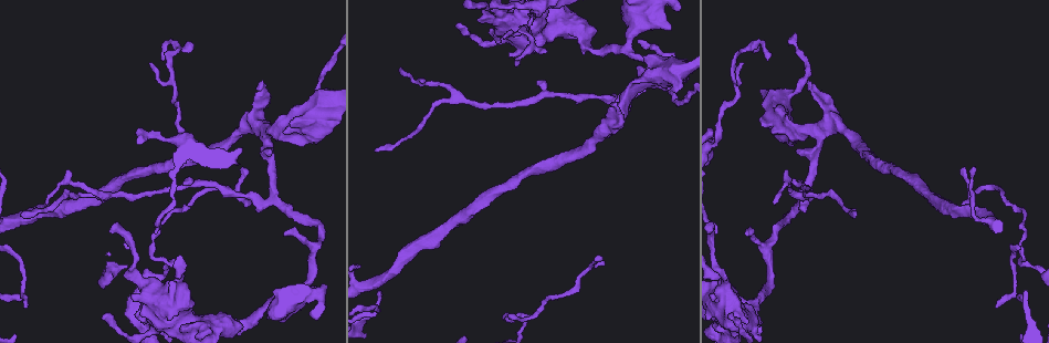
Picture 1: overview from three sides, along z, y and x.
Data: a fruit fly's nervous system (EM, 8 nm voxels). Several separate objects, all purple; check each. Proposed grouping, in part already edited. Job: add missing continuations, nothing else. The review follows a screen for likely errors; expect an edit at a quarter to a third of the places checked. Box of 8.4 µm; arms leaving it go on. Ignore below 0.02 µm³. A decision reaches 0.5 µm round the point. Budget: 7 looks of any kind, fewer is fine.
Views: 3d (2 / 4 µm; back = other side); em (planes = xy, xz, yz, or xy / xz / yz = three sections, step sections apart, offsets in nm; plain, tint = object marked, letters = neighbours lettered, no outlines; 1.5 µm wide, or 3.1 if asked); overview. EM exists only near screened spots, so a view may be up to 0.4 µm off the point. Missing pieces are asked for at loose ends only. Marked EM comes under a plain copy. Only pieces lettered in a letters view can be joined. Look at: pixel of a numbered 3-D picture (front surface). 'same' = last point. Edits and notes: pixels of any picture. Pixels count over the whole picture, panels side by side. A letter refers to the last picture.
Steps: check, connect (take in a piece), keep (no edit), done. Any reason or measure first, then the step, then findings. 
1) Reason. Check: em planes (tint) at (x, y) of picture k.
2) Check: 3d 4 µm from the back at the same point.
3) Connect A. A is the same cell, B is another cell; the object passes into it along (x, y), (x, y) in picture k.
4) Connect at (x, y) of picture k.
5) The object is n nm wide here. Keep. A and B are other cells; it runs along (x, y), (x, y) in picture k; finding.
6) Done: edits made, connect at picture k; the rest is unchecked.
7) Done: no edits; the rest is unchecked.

An open end. Check: em xz step 8 (tint) at (615, 105) of picture 1.

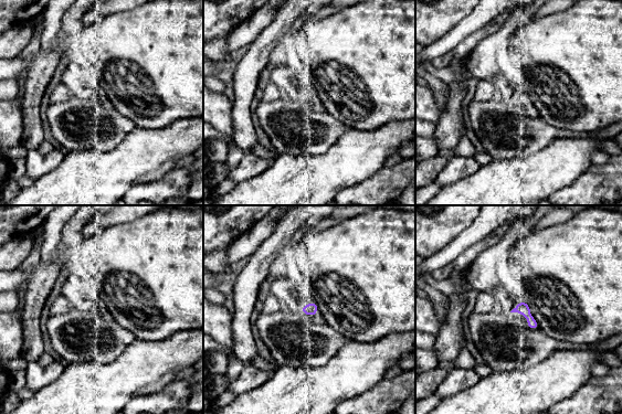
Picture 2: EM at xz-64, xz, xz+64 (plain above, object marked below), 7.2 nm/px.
Cut it another way. Check: em yz step 8 (letters) at the same point.

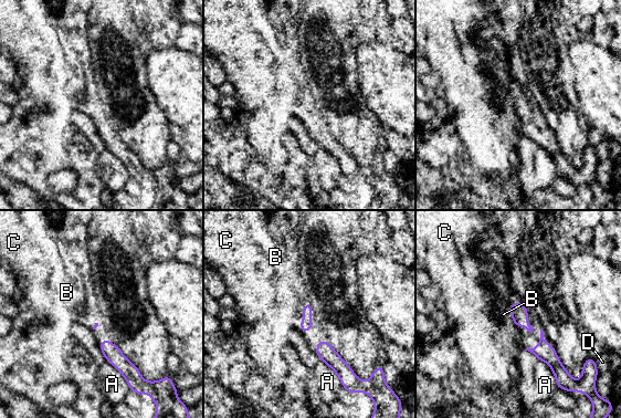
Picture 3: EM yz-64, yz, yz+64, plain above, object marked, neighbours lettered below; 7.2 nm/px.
The longest contact is with A, 240 nm. Connect B. B is the same cell, A, C and D are other cells; it goes on there.

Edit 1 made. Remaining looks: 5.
Check: overview.

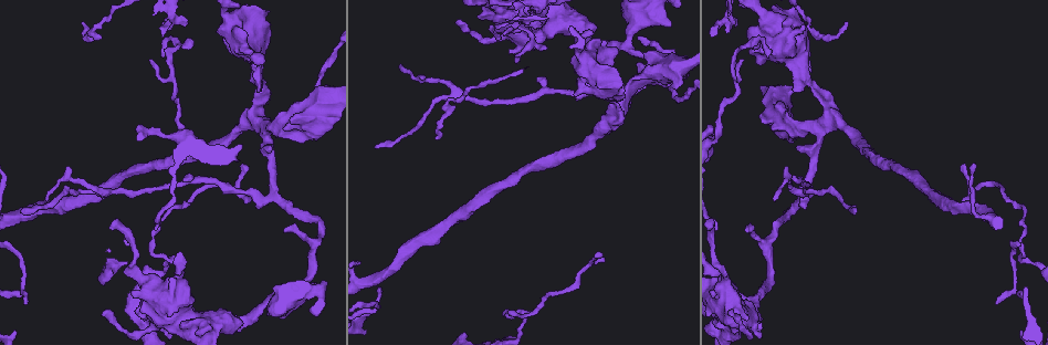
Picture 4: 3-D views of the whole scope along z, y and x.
Branch stops here. Check: 3d 2 µm at (150, 61) of picture 4.

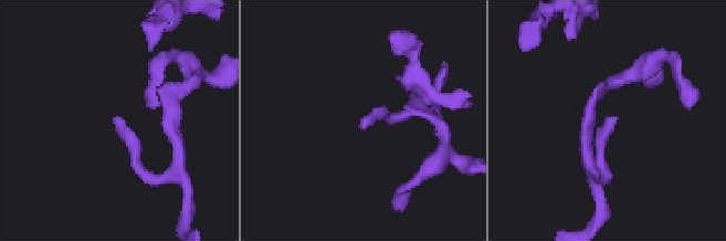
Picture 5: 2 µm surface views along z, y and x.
Now the EM. Check: em yz step 8 (letters) at (362, 123) of picture 5.

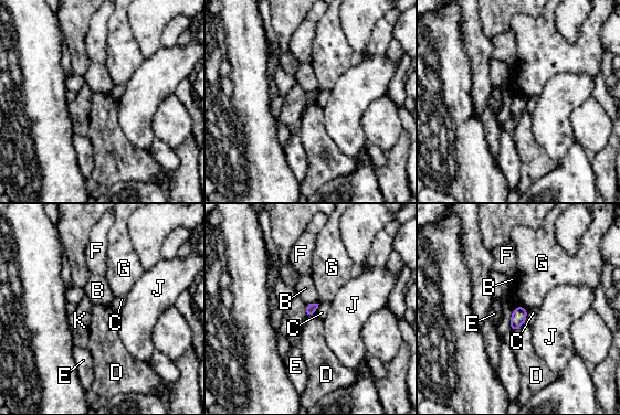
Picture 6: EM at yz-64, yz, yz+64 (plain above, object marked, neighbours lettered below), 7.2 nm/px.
The longest contact is with K, 160 nm. Keep. B, C, D, E, F, G, J and K are other cells; a border runs along (524, 321), (514, 331) in picture 6; none of them fits.

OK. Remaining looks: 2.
Done: edits made, connect at picture 3; the rest is unchecked.

